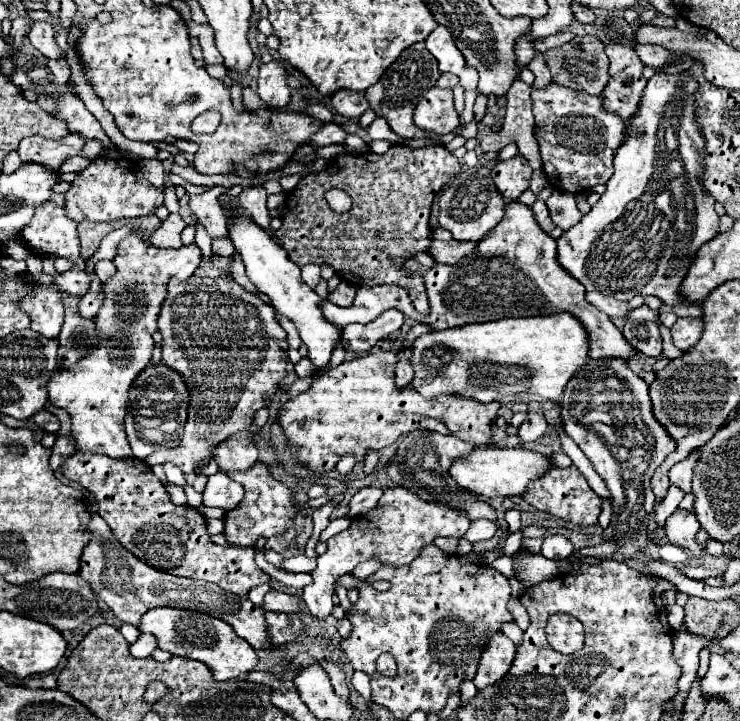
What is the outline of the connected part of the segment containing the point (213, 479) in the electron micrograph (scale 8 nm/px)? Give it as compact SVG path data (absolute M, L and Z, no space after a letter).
M218 472L208 478L208 484L206 484L206 490L202 492L202 496L204 496L204 500L202 500L204 506L222 508L224 512L228 512L242 502L244 488L238 482L230 480L224 472Z

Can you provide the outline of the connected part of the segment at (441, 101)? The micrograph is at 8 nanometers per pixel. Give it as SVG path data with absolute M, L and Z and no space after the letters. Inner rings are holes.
M438 86L430 88L414 110L414 124L420 130L436 132L436 134L448 134L456 130L460 118L458 112L454 110L452 90Z

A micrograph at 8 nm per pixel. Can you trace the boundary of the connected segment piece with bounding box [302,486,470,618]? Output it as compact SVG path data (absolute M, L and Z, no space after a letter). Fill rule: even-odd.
M400 486L388 488L380 498L380 504L372 508L368 516L354 518L348 530L338 532L328 540L328 552L318 556L318 566L310 572L314 580L310 586L304 588L302 596L316 618L326 618L334 608L332 592L338 576L352 572L360 562L366 562L370 558L376 558L388 566L410 564L412 560L416 560L420 550L428 544L434 544L436 538L440 536L462 538L468 526L470 526L470 518L462 512L456 512L448 504L426 502L418 498L414 492Z

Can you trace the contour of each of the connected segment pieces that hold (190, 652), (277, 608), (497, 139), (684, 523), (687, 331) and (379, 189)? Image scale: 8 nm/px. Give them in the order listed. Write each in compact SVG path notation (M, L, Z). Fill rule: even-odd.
M152 608L142 616L138 630L156 636L158 648L168 650L170 654L204 662L210 668L214 680L232 680L240 674L248 674L258 662L256 650L246 640L240 640L232 626L202 612L180 608Z
M270 590L262 602L264 612L296 612L298 610L298 596L290 596L278 590Z
M516 80L508 92L508 104L504 114L504 130L500 134L487 134L481 139L480 148L484 152L498 152L506 144L514 142L520 154L528 160L532 170L540 168L538 142L532 134L534 116L532 116L532 100L530 86L522 80Z
M676 510L666 522L666 538L672 544L690 550L690 554L694 558L704 556L704 546L700 546L696 542L698 532L700 532L700 524L698 524L696 516L692 512L686 512L686 510Z
M678 318L676 324L672 326L674 346L680 348L682 352L686 352L700 340L702 330L704 330L702 318Z
M392 146L386 154L378 156L372 152L364 154L340 154L332 158L324 172L308 174L302 178L296 188L286 198L286 212L282 216L282 226L276 230L276 238L280 240L282 248L286 248L288 258L302 268L302 264L328 264L334 272L342 272L340 278L356 284L356 286L374 286L374 284L400 284L410 290L410 298L414 308L420 314L430 314L430 304L426 296L426 286L420 276L408 276L402 268L404 260L408 260L414 252L428 250L430 238L430 206L436 192L458 174L460 164L458 158L452 156L444 146L430 146L408 150L404 146ZM330 188L344 190L352 200L354 206L346 214L334 214L324 200L324 194Z

